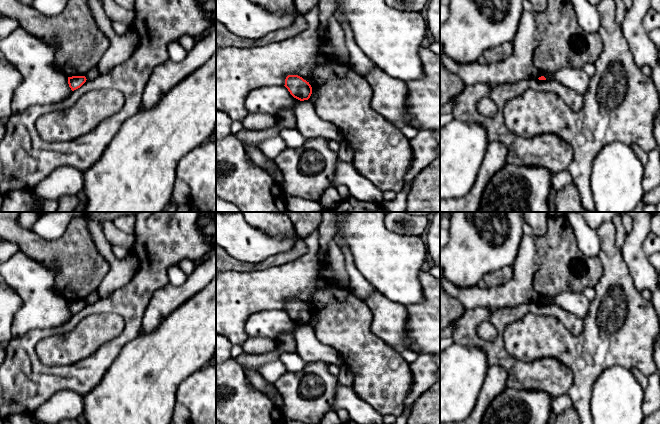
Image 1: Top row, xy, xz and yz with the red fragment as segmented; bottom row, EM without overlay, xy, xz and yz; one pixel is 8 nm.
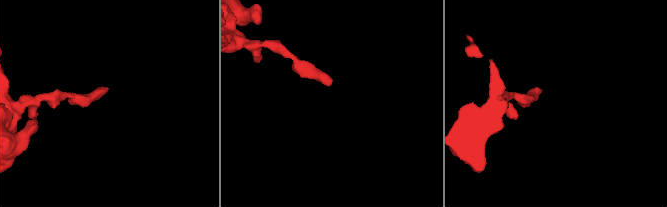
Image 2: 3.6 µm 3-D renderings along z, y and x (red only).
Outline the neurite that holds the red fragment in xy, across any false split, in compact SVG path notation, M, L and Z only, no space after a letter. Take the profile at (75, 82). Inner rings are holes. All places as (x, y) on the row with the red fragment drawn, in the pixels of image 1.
M85 76L68 77L68 84L72 91L80 88L86 82Z

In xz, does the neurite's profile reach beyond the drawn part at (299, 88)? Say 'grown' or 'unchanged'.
unchanged

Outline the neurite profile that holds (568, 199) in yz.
M574 183L557 191L555 206L557 212L588 212L582 205L580 193Z

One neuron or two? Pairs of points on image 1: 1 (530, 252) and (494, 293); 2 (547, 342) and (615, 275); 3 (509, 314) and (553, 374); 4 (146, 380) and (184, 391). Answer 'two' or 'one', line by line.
1: one
2: one
3: one
4: two

